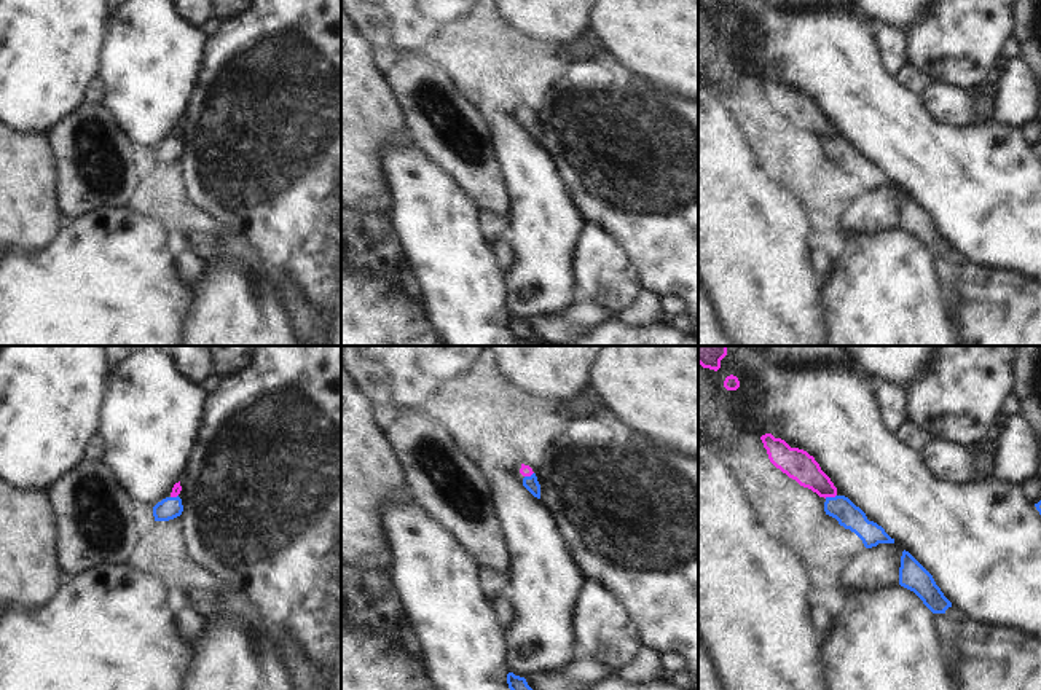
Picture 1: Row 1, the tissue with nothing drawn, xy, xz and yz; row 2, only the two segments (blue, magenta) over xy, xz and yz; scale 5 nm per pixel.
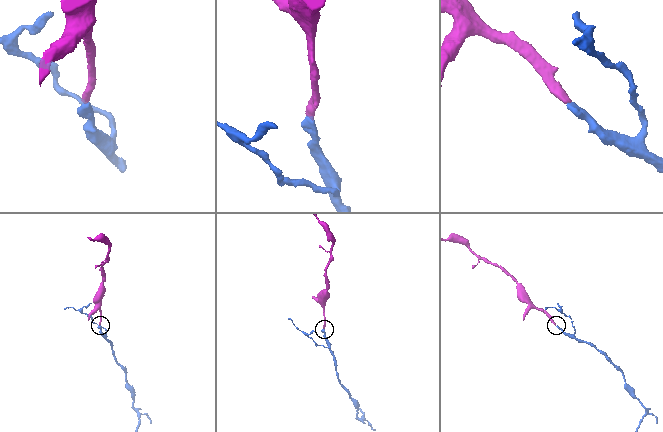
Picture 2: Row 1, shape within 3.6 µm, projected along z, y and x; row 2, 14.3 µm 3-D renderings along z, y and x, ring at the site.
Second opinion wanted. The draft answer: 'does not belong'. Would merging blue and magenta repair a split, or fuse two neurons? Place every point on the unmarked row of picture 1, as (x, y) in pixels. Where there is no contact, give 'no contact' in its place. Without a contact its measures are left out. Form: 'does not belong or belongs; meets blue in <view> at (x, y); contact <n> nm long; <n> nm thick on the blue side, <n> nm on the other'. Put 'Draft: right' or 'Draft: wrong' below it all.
belongs; meets blue in yz at (829, 141); contact 70 nm long; 120 nm thick on the blue side, 160 nm on the other
Draft: wrong

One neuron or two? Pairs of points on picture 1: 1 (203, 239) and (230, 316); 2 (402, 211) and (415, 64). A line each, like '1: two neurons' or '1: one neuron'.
1: two neurons
2: two neurons

